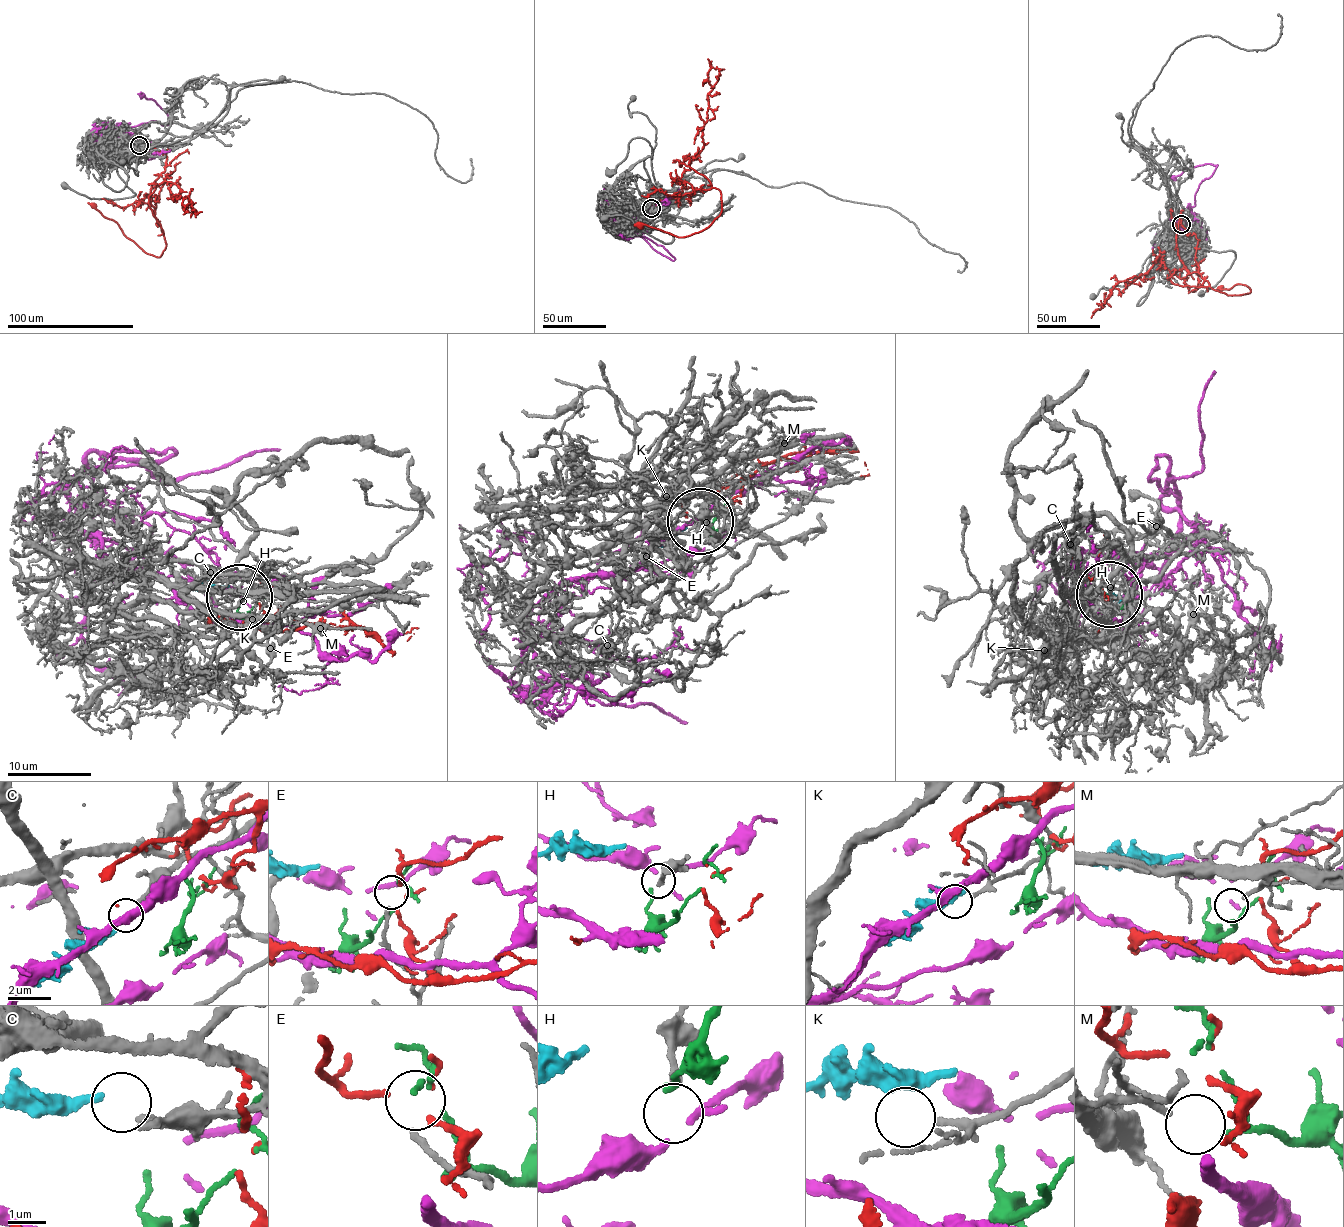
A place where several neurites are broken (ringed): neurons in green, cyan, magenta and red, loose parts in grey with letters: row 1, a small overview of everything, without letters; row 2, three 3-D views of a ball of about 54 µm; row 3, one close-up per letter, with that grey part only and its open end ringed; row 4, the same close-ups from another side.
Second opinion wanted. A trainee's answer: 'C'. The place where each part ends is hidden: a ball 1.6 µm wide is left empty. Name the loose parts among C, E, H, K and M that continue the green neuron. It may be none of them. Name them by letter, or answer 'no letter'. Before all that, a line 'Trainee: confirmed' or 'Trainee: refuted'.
Trainee: refuted
M

